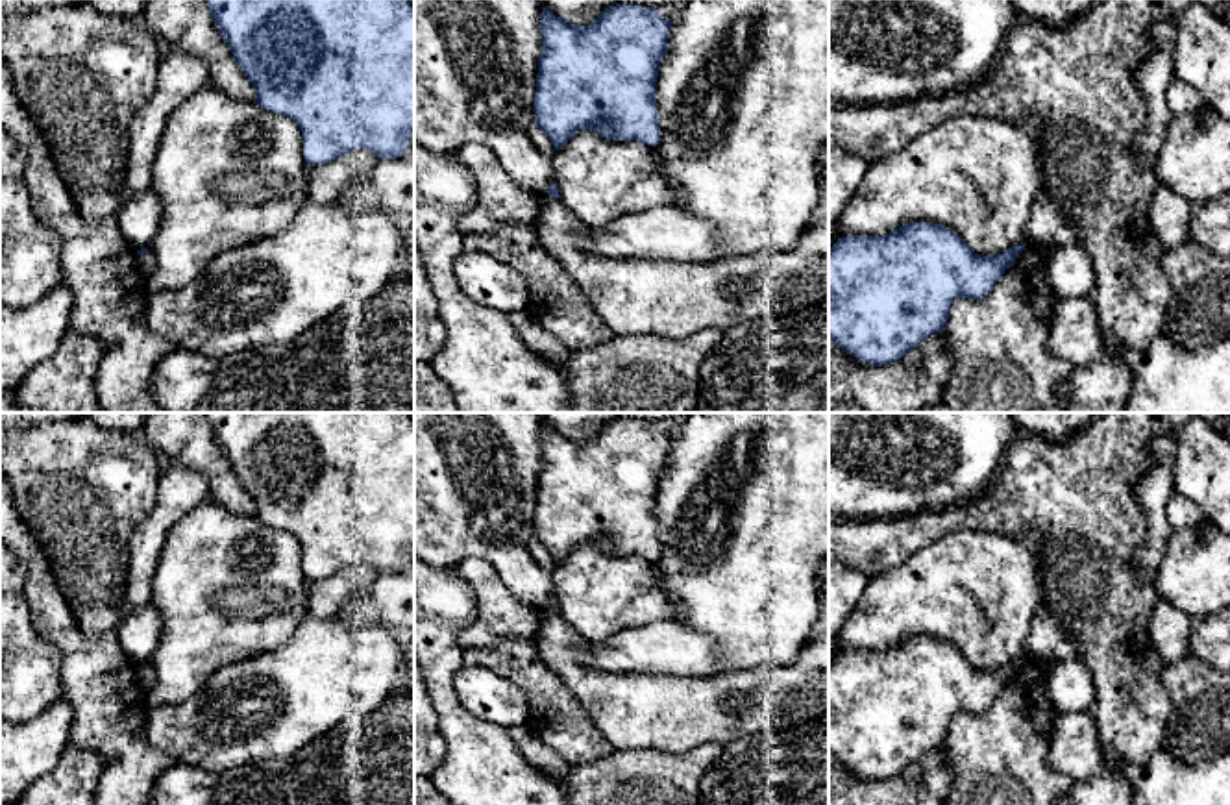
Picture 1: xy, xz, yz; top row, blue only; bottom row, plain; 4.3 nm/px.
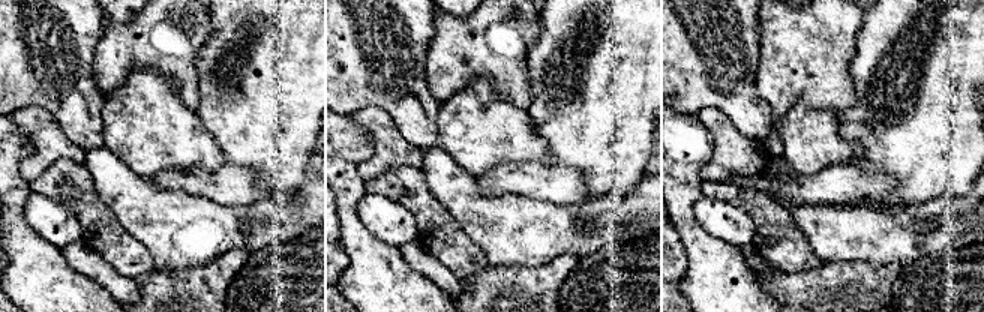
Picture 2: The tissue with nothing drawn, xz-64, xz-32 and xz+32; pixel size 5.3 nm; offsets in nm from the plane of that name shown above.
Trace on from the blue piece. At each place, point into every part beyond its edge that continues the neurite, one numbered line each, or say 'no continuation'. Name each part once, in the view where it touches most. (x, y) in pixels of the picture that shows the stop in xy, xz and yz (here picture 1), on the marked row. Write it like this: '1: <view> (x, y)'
no continuation

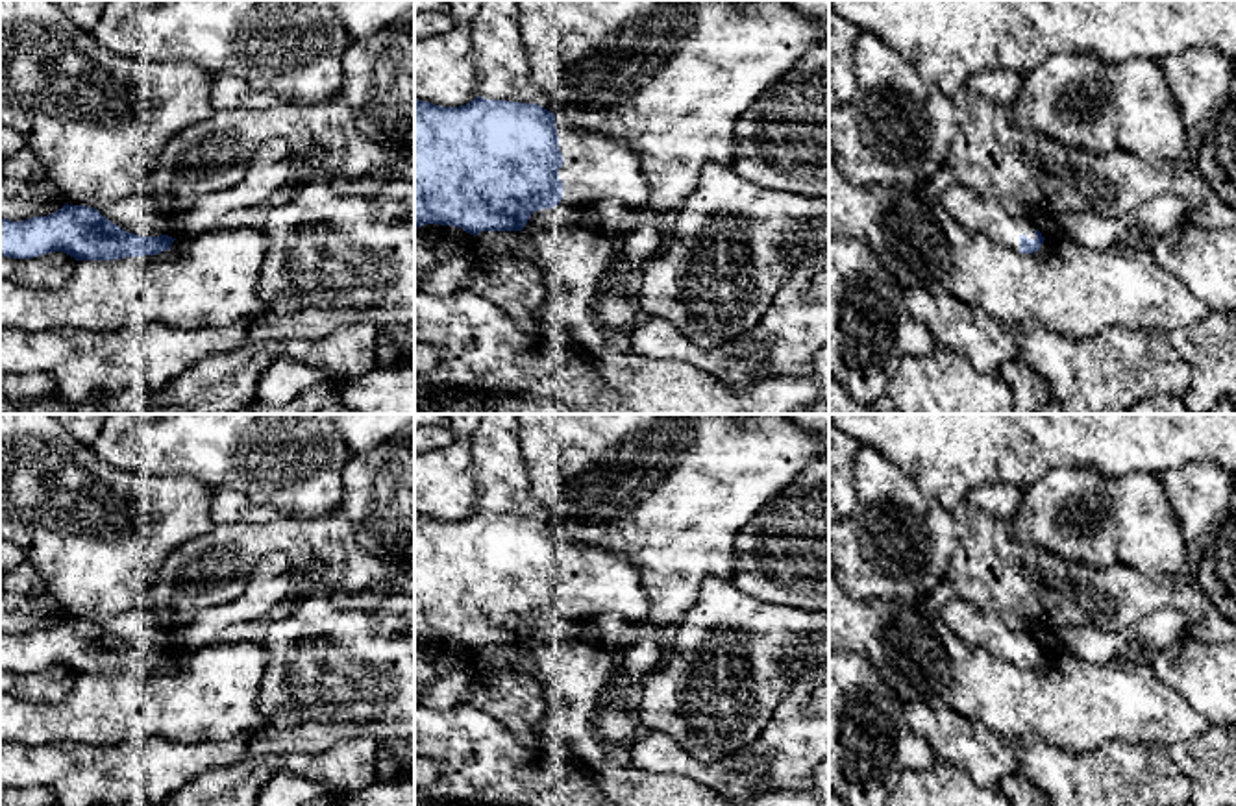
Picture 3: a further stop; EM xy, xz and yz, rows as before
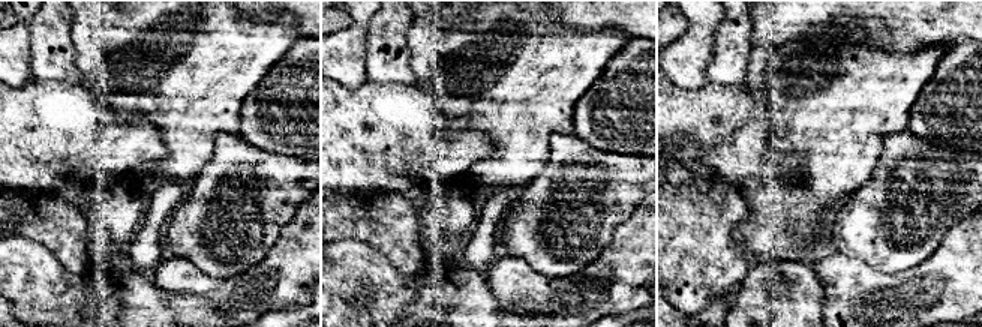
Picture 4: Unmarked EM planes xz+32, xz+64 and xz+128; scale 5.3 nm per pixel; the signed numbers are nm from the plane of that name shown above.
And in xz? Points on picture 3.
1: xz (596, 167)

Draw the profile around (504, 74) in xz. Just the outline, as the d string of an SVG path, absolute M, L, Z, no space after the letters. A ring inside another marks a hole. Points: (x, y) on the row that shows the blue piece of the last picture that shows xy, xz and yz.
M483 0L472 20L481 98L538 104L538 91L529 81L527 57L518 39L520 9L516 0Z

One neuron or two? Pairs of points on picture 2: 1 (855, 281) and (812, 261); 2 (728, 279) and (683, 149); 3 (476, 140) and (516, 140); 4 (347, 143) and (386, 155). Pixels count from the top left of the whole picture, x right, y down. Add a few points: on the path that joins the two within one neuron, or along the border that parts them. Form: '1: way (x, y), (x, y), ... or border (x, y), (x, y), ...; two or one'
1: border (822, 261), (813, 269), (785, 273); two
2: way (699, 246), (683, 219), (683, 182); one
3: way (486, 137), (506, 137); one
4: border (354, 120), (372, 143), (357, 168), (365, 180); two

